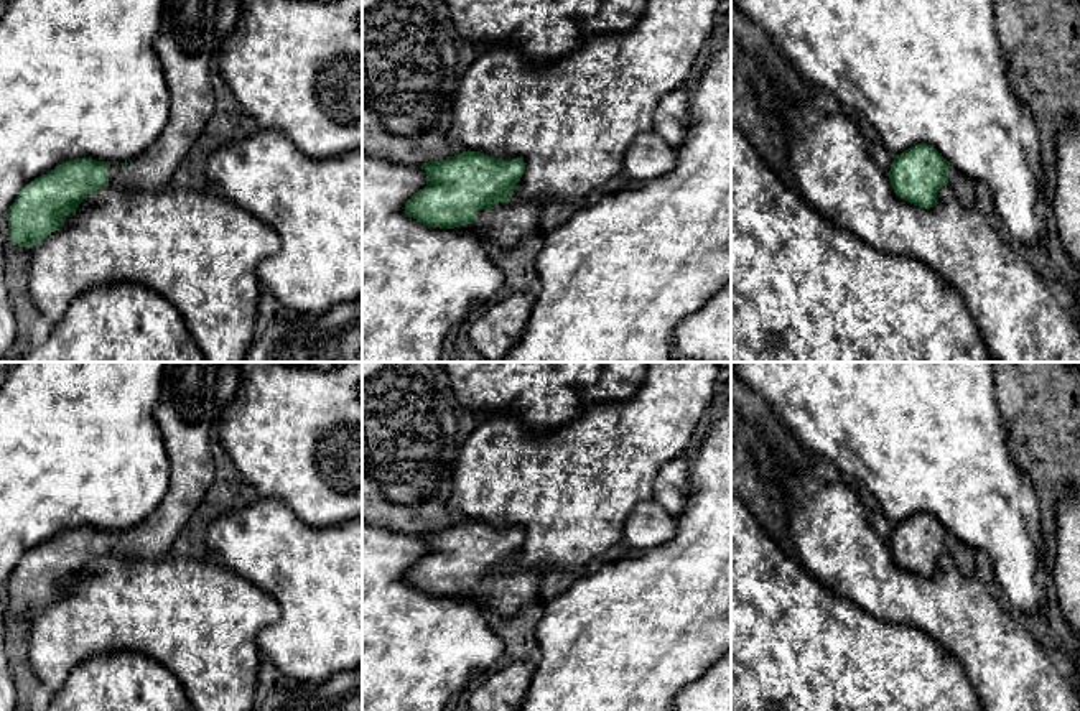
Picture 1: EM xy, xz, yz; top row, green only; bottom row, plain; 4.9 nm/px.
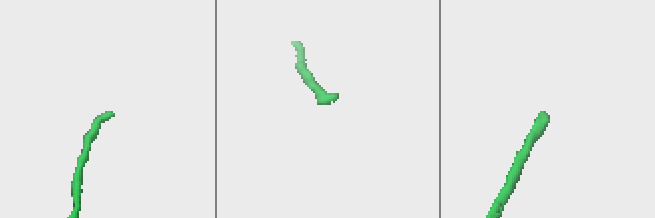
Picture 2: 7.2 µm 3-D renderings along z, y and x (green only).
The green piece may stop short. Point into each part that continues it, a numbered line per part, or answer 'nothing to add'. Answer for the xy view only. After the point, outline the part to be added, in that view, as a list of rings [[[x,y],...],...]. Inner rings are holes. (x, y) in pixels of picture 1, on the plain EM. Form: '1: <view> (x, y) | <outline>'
1: xy (186, 412) | [[[165,362],[155,421],[163,434],[175,474],[170,477],[166,494],[143,522],[127,530],[127,537],[120,532],[110,533],[109,555],[132,555],[137,560],[165,556],[204,499],[216,474],[209,436],[217,425],[216,387],[219,369],[221,362]]]

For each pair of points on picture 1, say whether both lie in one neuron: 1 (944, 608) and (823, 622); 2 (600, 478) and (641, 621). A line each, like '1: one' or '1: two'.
1: two
2: two

